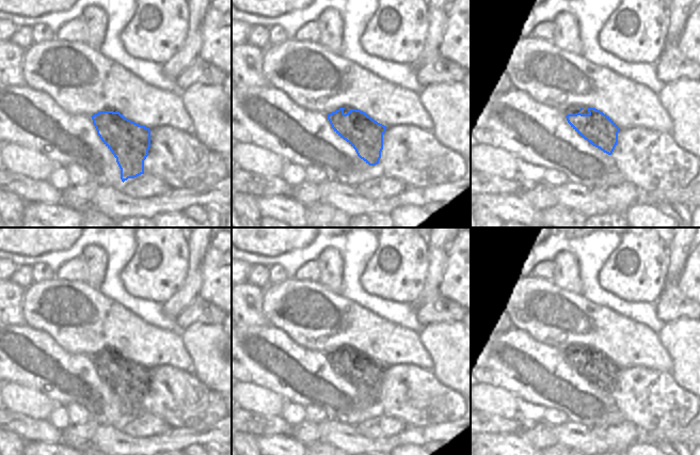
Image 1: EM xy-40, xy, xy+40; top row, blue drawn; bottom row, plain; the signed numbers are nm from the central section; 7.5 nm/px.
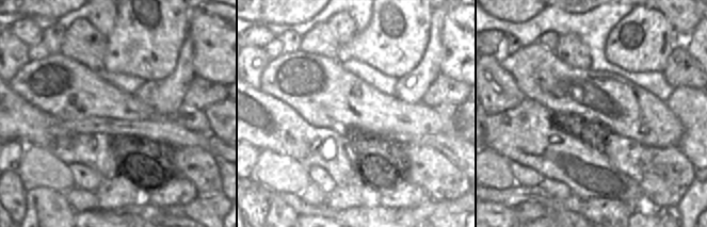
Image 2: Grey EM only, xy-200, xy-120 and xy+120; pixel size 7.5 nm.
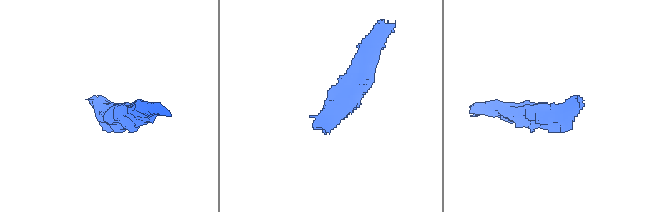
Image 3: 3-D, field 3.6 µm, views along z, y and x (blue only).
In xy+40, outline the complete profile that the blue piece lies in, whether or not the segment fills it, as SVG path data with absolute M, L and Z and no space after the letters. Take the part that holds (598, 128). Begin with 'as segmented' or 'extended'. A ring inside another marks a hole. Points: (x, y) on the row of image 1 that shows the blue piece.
extended; M568 106L561 112L582 138L604 153L612 154L620 128L609 116L595 108L579 109L576 106Z

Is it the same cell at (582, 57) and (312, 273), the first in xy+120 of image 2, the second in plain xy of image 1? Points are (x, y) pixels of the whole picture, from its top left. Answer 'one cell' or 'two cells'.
two cells

